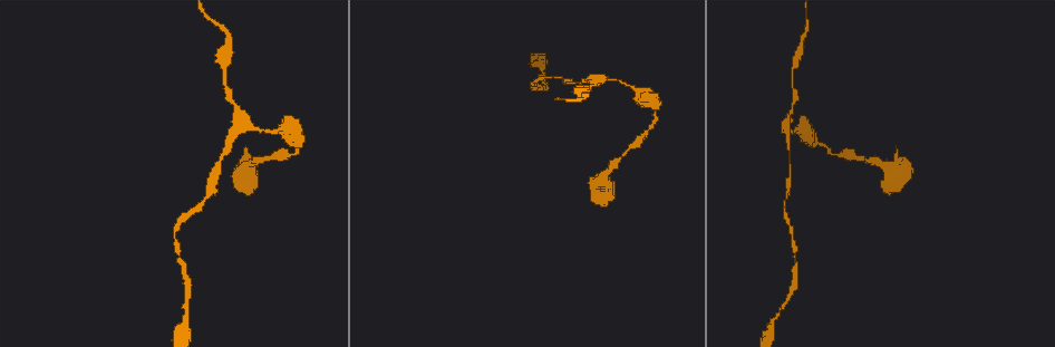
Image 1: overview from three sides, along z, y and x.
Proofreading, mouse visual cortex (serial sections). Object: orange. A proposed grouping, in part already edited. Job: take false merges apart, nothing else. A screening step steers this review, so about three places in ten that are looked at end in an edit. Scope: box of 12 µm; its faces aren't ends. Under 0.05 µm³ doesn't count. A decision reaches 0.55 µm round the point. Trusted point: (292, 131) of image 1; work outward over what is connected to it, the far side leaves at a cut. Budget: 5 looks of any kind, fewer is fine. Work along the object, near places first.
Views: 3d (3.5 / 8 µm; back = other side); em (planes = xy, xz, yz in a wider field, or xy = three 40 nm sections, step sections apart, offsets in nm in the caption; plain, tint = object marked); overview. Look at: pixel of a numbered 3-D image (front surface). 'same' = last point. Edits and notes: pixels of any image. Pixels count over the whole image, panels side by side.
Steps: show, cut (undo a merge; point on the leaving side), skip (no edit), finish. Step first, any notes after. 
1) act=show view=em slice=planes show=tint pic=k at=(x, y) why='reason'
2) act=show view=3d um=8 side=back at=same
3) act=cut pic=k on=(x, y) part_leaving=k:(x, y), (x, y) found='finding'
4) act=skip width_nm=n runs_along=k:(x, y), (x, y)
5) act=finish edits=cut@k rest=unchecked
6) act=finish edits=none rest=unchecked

act=show view=3d um=8 pic=1 at=(598, 77) why='arms part here'

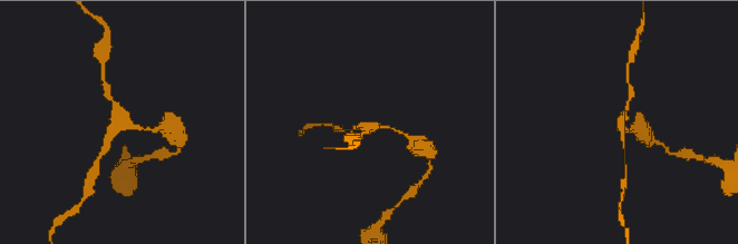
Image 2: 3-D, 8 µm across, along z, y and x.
act=show view=em slice=xy step=1 show=tint pic=2 at=(620, 122) arms=3 arm_widths_nm=150,150,200

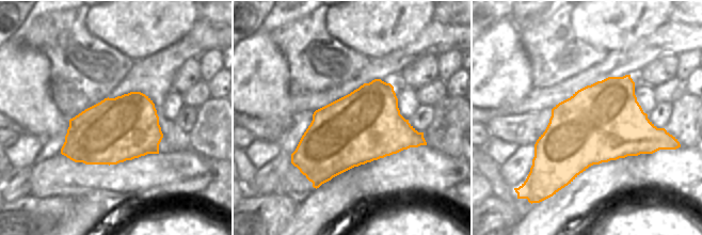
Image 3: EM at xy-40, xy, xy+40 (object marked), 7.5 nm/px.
act=skip runs_along=2:(152, 128), (122, 124), (104, 150) found='one cell here'

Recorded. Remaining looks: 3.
act=show view=3d um=3.5 pic=1 at=(215, 24) why='abrupt turn'

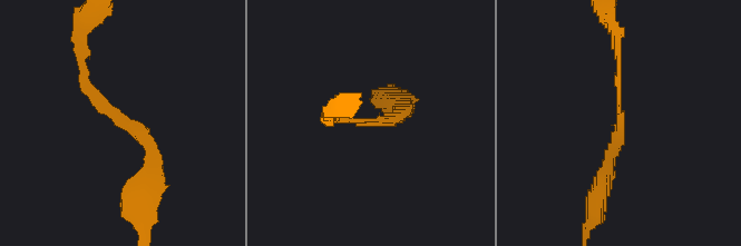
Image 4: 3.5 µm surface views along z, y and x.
act=show view=em slice=xy step=3 show=tint pic=4 at=(367, 122) arm_widths_nm=100,200

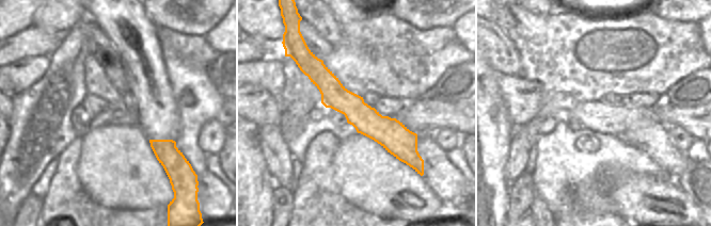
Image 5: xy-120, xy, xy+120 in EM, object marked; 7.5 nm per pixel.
act=skip found='continuous, no second cell'

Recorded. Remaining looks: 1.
act=finish edits=none rest=unchecked

